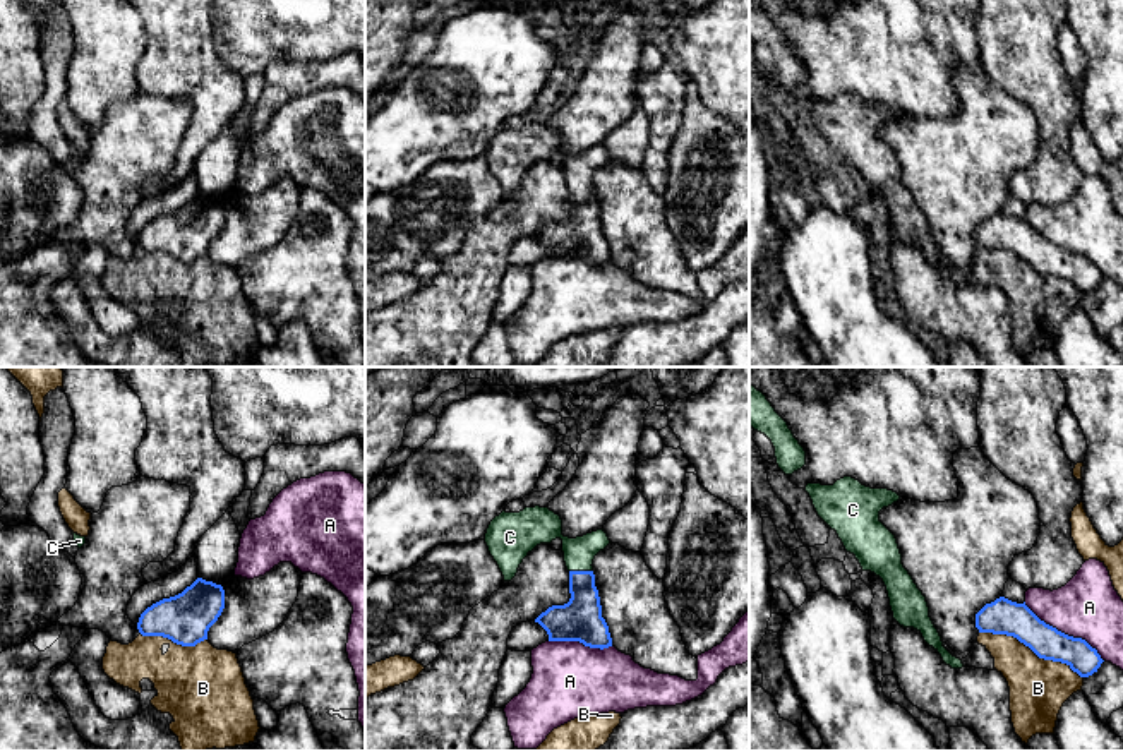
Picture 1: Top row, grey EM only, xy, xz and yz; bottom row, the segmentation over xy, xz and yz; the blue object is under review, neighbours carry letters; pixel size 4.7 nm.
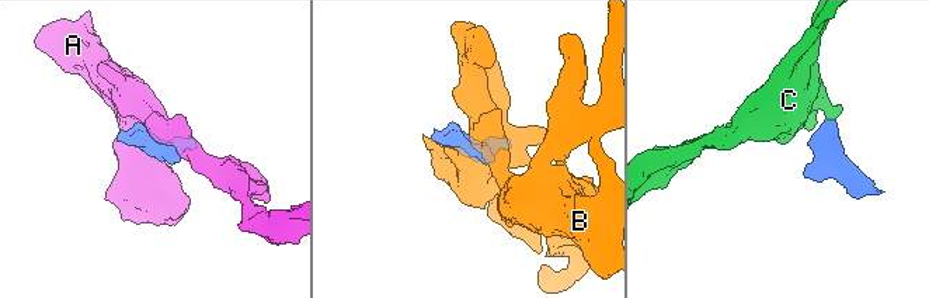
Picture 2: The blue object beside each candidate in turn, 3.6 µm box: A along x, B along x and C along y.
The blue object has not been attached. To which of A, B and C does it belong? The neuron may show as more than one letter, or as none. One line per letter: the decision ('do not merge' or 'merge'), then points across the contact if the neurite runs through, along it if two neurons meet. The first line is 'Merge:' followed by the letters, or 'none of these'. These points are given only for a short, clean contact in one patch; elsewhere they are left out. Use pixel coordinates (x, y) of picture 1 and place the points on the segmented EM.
Merge: C
A: do not merge
B: do not merge
C: merge; way xz (580, 619), (582, 571), (578, 552)

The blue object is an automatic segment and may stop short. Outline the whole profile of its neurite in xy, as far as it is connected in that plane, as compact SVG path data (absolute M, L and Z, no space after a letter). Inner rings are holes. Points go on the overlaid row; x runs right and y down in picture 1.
M197 578L182 593L147 607L137 622L142 636L163 636L182 646L207 640L209 628L225 609L221 585Z

